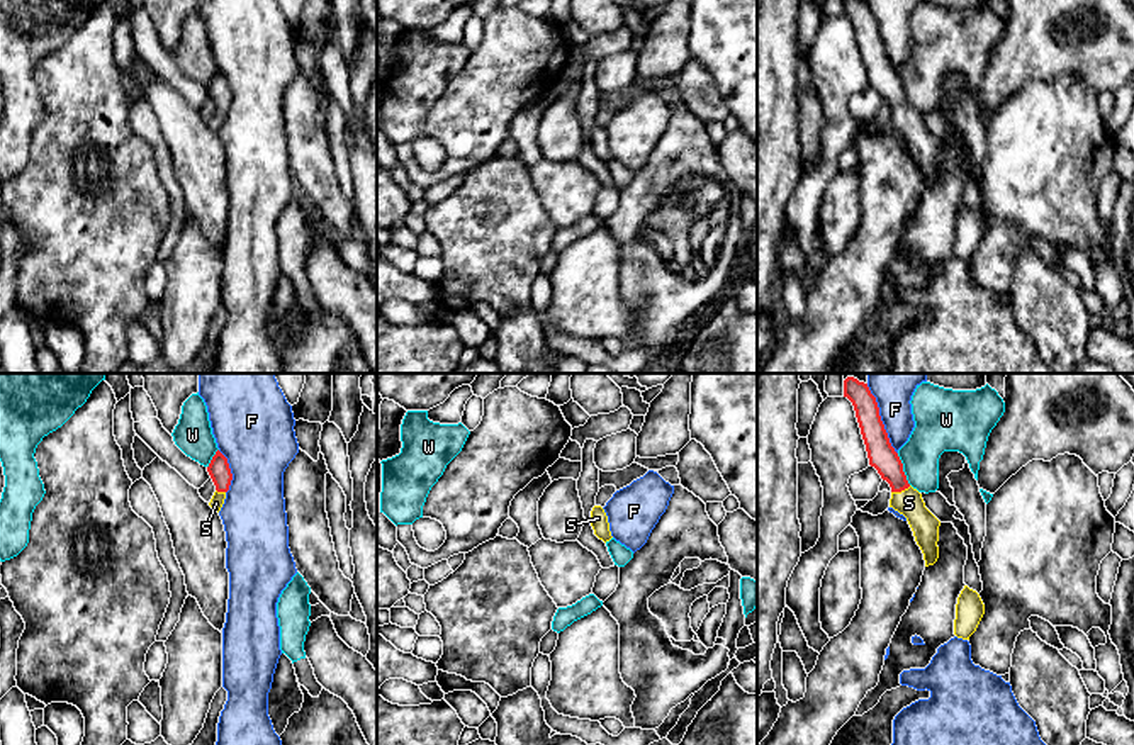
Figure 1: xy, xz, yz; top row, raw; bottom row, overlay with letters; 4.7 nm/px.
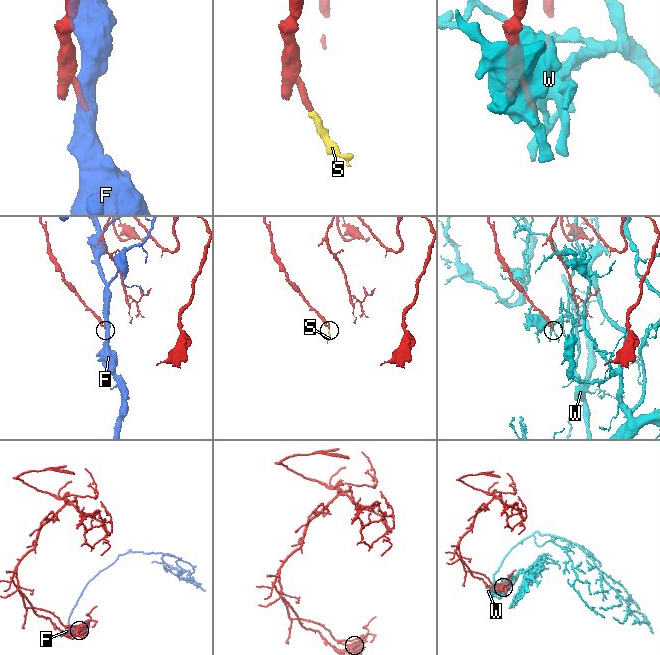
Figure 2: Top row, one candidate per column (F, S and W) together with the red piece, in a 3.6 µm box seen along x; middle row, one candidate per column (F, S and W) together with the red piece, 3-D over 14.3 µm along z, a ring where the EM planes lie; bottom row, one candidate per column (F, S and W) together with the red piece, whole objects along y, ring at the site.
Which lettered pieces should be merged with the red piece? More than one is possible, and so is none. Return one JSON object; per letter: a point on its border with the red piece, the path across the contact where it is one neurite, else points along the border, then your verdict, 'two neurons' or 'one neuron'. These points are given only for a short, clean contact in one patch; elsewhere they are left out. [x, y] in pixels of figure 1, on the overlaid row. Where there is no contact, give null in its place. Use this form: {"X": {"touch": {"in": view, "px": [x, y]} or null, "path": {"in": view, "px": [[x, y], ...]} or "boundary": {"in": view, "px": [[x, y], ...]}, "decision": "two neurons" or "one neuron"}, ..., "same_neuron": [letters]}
{"F": {"touch": {"in": "yz", "px": [880, 420]}, "decision": "two neurons"}, "S": {"touch": {"in": "yz", "px": [900, 491]}, "path": {"in": "yz", "px": [[881, 455], [895, 476], [900, 491], [909, 503]]}, "decision": "one neuron"}, "W": {"touch": {"in": "yz", "px": [902, 469]}, "decision": "two neurons"}, "same_neuron": ["S"]}

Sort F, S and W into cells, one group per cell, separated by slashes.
F / S / W

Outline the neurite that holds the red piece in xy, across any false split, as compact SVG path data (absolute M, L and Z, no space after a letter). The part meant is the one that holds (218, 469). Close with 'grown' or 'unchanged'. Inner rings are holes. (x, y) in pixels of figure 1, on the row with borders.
M219 450L212 457L212 460L207 467L207 472L216 485L216 492L214 492L209 506L219 513L224 504L226 492L229 490L229 485L233 480L233 473L231 473L227 458Z; grown

